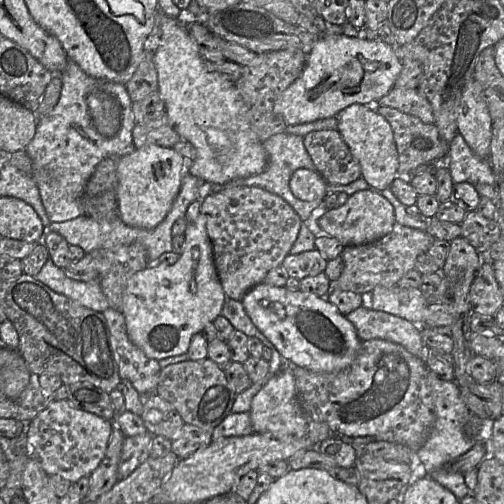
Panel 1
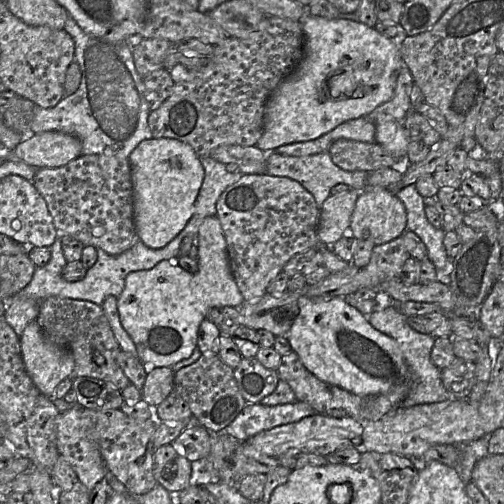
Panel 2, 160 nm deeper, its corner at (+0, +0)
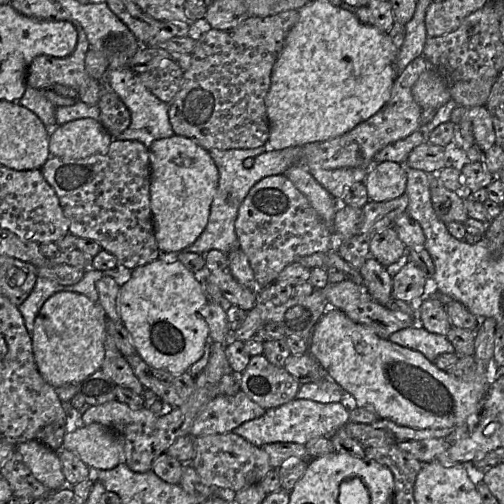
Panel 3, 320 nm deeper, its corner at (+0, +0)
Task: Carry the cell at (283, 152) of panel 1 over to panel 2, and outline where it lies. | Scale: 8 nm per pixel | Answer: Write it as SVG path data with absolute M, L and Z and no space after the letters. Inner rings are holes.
M328 152L318 153L309 156L288 156L276 153L269 153L266 174L271 176L288 177L299 182L315 198L320 208L324 201L331 195L331 189L339 184L345 184L351 189L361 192L367 186L368 173L365 171L346 171L338 167L331 159Z

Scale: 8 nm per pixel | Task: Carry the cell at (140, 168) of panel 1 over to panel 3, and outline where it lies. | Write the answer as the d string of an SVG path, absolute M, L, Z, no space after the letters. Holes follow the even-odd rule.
M180 135L155 140L149 147L150 208L155 238L161 252L181 252L192 245L207 226L219 172L209 151Z

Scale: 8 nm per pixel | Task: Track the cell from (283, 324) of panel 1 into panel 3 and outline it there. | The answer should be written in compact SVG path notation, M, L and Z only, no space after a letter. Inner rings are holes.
M337 308L325 311L316 323L308 353L353 398L357 407L371 410L380 419L416 429L450 428L463 424L480 410L492 380L500 372L493 359L497 324L493 318L477 319L477 368L471 381L449 375L418 351L380 338L371 328L353 322Z

